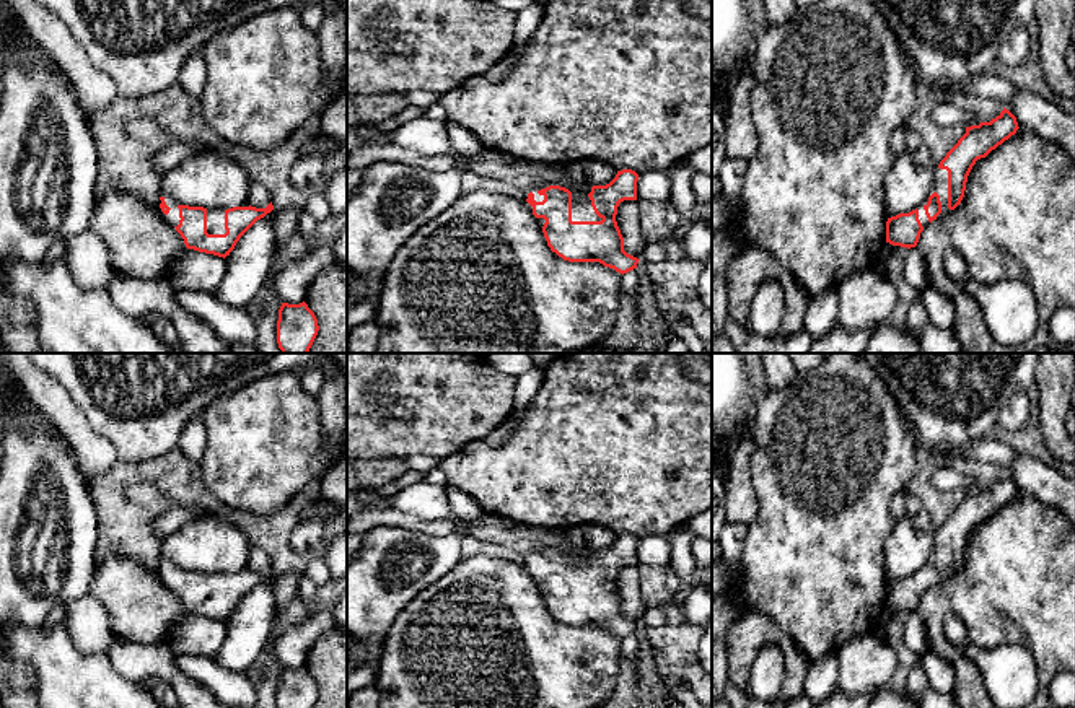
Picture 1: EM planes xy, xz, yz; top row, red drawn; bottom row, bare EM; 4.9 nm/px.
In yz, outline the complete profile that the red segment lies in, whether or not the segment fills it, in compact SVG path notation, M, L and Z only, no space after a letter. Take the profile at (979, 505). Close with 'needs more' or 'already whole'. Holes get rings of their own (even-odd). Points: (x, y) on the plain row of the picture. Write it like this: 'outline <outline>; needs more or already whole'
outline M1003 475L990 487L966 492L966 498L933 531L933 547L925 565L909 578L899 578L886 586L886 607L901 612L915 612L920 597L937 583L954 575L966 555L968 540L977 524L1008 505L1018 495L1016 482Z; needs more

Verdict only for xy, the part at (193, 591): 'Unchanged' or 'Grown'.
Grown

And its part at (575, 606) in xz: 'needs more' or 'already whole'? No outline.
needs more

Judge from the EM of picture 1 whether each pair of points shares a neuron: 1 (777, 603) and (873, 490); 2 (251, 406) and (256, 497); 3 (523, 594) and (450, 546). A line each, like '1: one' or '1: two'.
1: one
2: one
3: two

